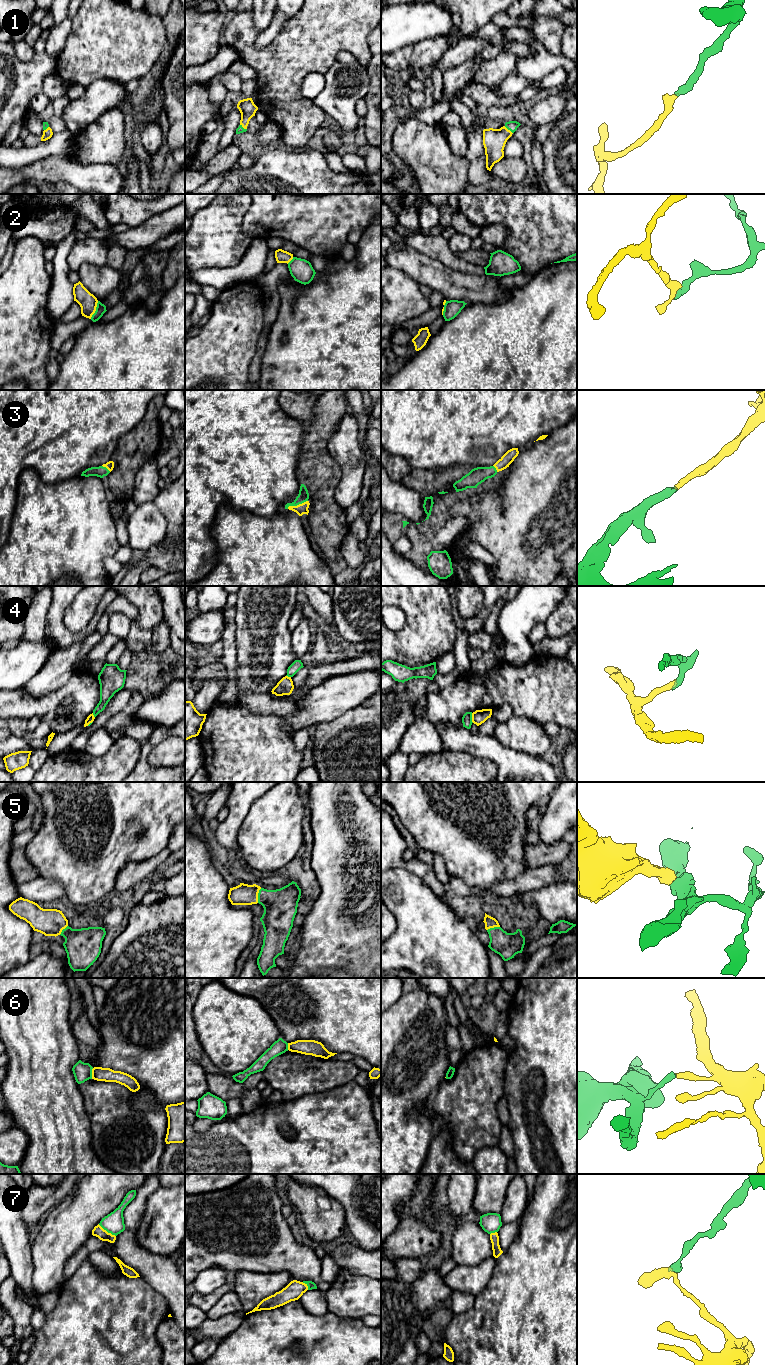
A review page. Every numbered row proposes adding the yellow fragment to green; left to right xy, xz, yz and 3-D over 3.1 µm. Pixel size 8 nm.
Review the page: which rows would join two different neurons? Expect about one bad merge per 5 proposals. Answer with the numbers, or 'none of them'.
2, 4, 6, 7

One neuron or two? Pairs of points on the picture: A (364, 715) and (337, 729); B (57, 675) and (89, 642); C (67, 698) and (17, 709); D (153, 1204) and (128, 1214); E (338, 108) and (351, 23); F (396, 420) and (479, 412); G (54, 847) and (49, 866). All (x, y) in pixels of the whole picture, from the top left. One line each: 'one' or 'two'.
A: one
B: one
C: one
D: two
E: two
F: one
G: one

